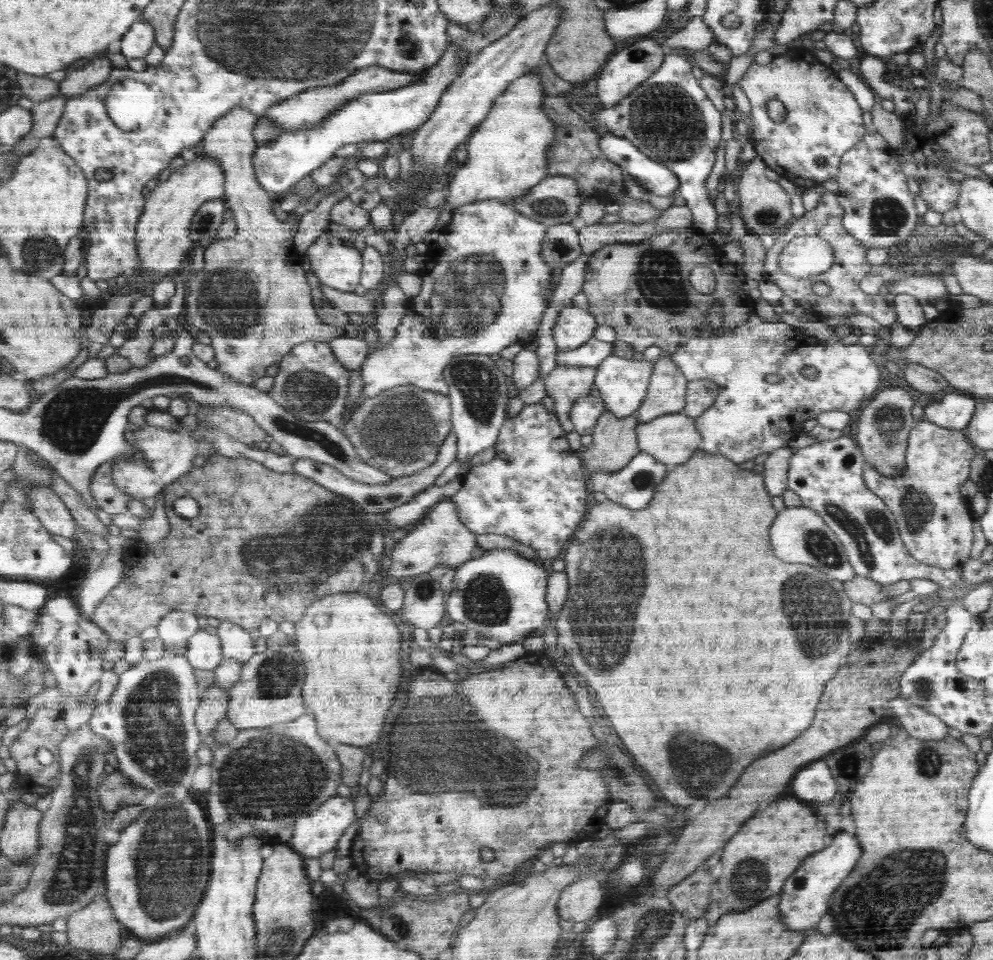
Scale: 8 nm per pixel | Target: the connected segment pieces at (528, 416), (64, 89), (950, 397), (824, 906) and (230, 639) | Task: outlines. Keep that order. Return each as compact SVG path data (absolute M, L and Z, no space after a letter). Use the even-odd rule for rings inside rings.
M542 403L524 405L519 414L510 417L510 420L501 426L501 436L497 438L497 444L494 447L494 458L478 466L473 466L468 472L461 476L458 492L450 498L450 501L456 505L456 512L459 514L459 519L462 521L462 524L466 525L468 530L471 530L476 535L506 535L526 546L531 546L537 552L538 558L555 558L562 552L562 546L564 546L568 540L571 540L570 536L572 536L572 532L579 527L578 524L582 522L582 518L584 518L584 514L586 514L586 476L584 476L580 458L574 454L574 450L572 450L572 448L568 446L568 442L566 442L566 434L564 434L564 430L562 430L560 422L558 422L558 416L556 413L552 414L548 412Z
M100 56L96 62L83 69L69 72L61 83L60 94L66 94L70 99L82 96L110 79L115 68L115 64L107 56Z
M946 394L928 403L926 419L950 430L964 430L973 420L976 402L964 394Z
M840 831L826 850L820 850L818 854L802 862L802 866L798 868L798 874L794 874L794 878L786 882L784 886L786 890L782 890L782 920L790 930L806 930L814 926L828 912L828 900L832 900L838 884L842 884L846 876L852 872L852 866L856 866L860 854L862 854L862 848L856 836Z
M221 620L217 635L223 640L225 658L235 658L244 663L255 653L254 634L231 620Z

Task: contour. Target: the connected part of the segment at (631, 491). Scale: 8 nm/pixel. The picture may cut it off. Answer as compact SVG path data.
M639 452L634 456L624 468L617 470L616 473L591 472L590 483L592 491L606 494L607 500L629 507L630 510L640 510L646 508L654 498L657 486L661 485L668 476L670 468L658 462L651 454Z

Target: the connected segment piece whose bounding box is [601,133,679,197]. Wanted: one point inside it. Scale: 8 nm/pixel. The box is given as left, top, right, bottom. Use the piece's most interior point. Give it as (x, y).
(660, 181)

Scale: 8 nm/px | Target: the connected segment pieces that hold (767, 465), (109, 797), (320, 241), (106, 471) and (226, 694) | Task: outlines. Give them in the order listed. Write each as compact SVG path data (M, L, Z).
M782 447L770 453L764 461L765 487L772 496L780 496L787 489L789 462L793 455L791 448Z
M119 769L110 774L99 789L102 806L111 814L118 813L125 806L142 804L142 800L148 798L150 792L151 790L134 786L131 778Z
M323 233L312 242L306 252L312 265L311 272L322 285L339 291L354 293L362 270L362 255L355 248L348 248L340 238Z
M112 459L103 464L96 473L91 487L92 494L97 498L98 504L105 512L113 514L128 513L128 506L133 496L120 490L114 483L114 465L118 460Z
M215 685L204 692L204 701L198 710L198 726L202 736L213 736L222 720L229 717L231 695L228 689Z

